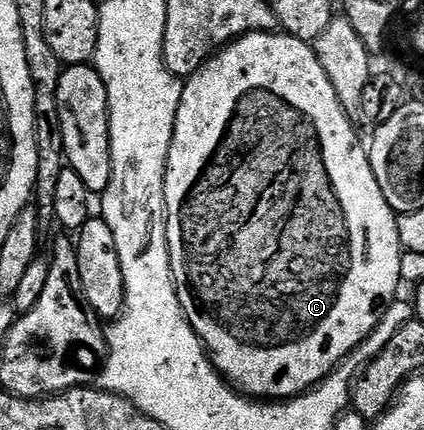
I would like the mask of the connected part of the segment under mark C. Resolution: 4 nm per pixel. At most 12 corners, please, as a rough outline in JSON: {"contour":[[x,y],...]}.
{"contour":[[313,46],[185,80],[166,236],[234,390],[317,387],[404,254]]}

